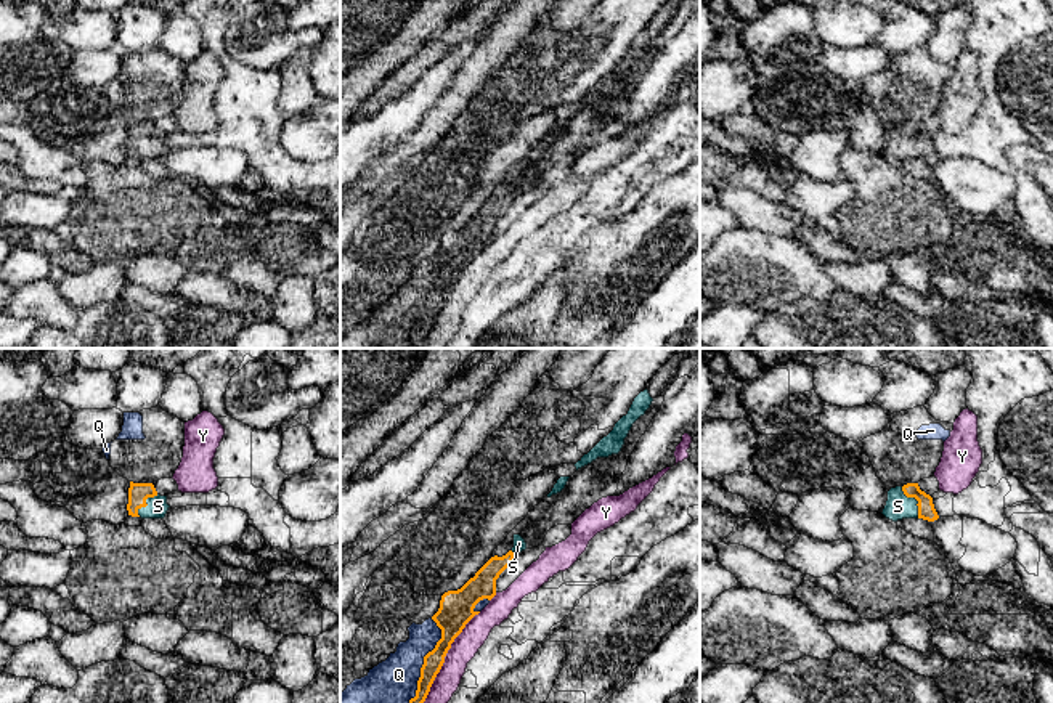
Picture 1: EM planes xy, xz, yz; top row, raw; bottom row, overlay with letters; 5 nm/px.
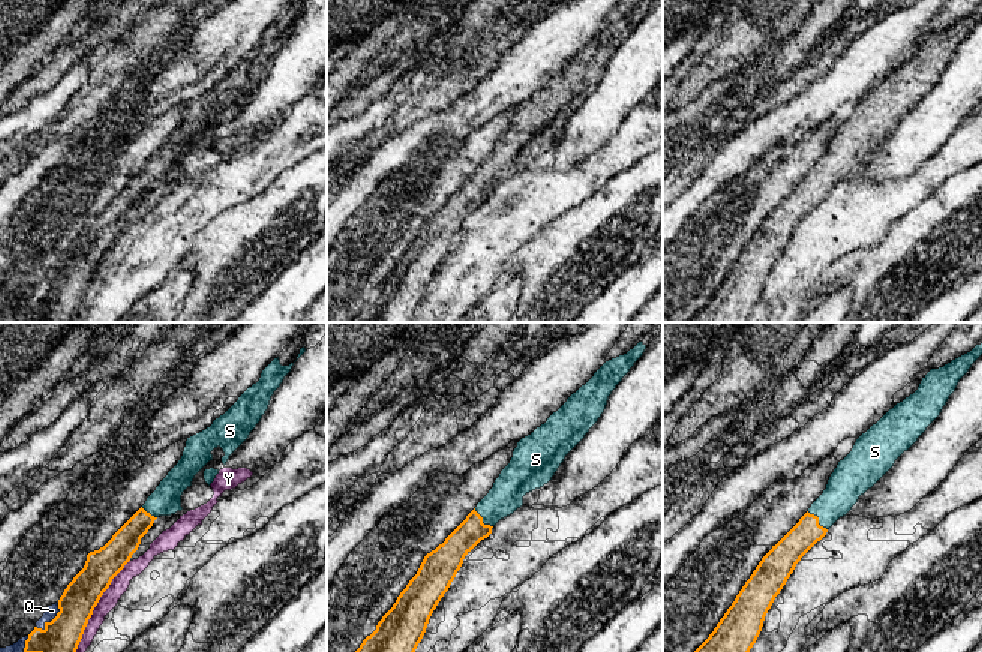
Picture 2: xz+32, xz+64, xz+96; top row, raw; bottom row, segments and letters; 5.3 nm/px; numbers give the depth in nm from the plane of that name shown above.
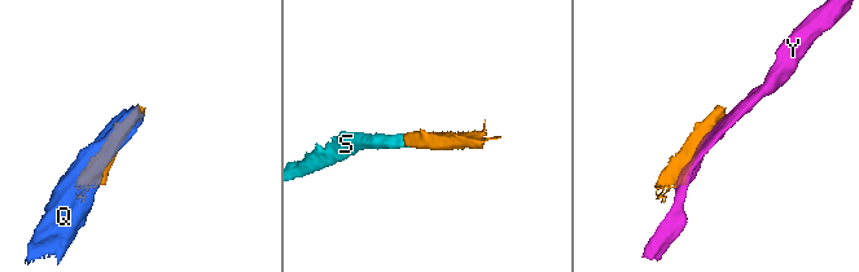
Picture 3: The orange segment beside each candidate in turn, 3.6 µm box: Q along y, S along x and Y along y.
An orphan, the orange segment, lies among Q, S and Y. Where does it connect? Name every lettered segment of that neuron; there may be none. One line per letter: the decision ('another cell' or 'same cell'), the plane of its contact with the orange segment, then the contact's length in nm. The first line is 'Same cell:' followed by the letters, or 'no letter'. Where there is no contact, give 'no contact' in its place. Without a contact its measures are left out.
Same cell: S
Q: another cell | xz | 460 nm
S: same cell | yz | 180 nm
Y: another cell | xz | 550 nm

